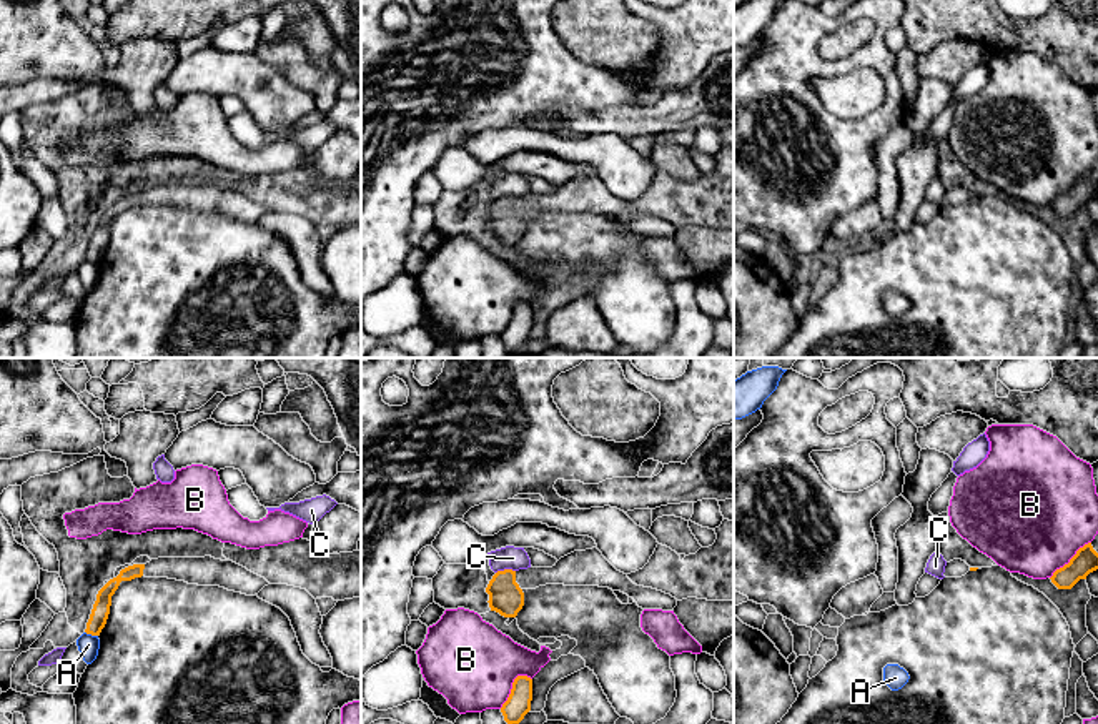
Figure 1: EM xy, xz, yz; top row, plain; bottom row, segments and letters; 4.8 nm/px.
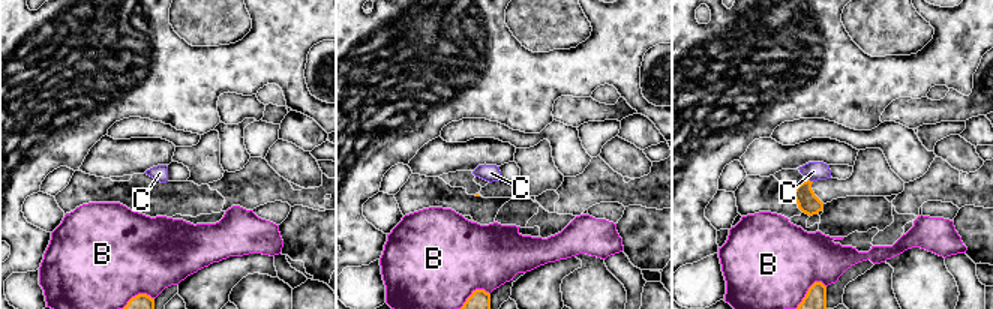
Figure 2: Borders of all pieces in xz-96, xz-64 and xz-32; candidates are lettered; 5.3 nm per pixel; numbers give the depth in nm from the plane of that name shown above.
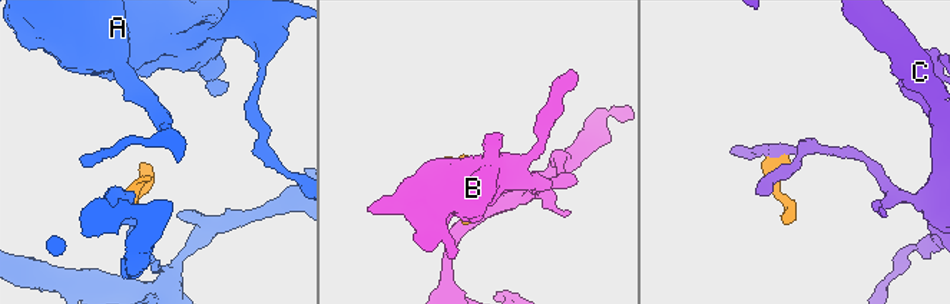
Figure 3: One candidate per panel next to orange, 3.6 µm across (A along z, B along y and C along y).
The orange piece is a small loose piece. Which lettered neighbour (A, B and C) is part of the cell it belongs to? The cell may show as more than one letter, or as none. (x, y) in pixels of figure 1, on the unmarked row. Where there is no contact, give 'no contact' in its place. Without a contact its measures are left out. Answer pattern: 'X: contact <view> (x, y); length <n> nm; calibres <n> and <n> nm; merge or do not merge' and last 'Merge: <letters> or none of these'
A: contact xy (92, 262); length 70 nm; calibres 90 and 100 nm; do not merge
B: contact xz (513, 313); length 220 nm; calibres 120 and 420 nm; do not merge
C: contact xz (504, 197); length 100 nm; calibres 160 and 110 nm; do not merge
Merge: none of these

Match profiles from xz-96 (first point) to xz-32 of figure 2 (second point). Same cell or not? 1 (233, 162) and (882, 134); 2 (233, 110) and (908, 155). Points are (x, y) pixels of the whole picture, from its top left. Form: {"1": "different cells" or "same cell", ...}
{"1": "same cell", "2": "different cells"}

